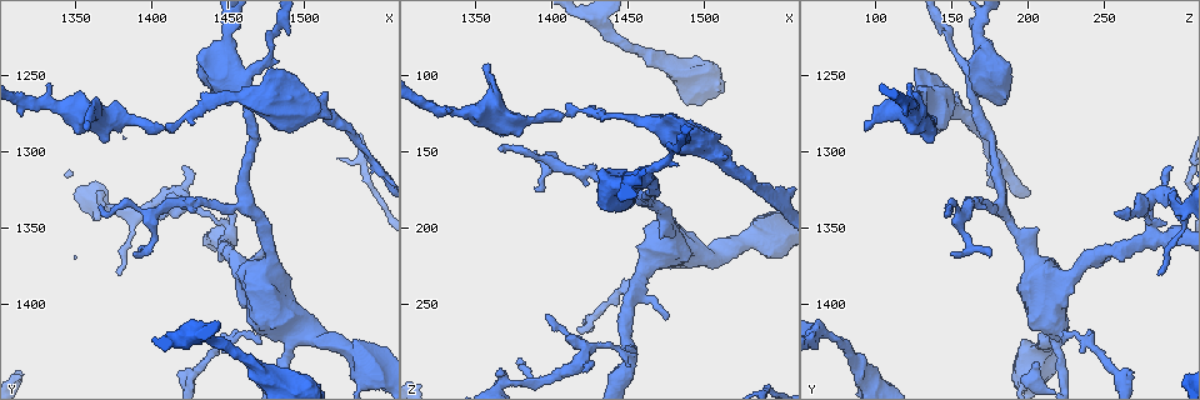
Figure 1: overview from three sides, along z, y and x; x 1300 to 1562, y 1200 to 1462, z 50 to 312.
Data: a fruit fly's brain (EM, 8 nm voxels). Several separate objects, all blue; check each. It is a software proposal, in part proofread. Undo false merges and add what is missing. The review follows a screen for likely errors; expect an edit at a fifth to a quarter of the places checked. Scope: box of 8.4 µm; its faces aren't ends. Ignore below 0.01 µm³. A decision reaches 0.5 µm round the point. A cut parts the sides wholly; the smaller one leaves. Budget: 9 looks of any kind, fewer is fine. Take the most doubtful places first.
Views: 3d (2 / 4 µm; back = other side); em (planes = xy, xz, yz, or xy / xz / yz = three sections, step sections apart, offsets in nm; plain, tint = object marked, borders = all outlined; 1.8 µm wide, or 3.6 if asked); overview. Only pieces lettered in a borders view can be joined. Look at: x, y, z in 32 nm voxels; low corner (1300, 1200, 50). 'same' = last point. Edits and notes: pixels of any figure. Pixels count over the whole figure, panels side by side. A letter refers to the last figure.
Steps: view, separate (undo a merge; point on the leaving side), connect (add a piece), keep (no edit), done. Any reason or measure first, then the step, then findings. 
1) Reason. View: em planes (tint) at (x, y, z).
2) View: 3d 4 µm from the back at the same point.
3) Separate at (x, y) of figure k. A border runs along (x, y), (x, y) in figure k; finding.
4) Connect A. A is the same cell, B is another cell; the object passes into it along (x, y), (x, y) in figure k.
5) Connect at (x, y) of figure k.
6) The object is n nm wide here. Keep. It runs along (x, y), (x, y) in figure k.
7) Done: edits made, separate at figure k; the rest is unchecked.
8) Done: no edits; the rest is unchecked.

An open end. View: em planes (tint) at (1358, 1286, 94).

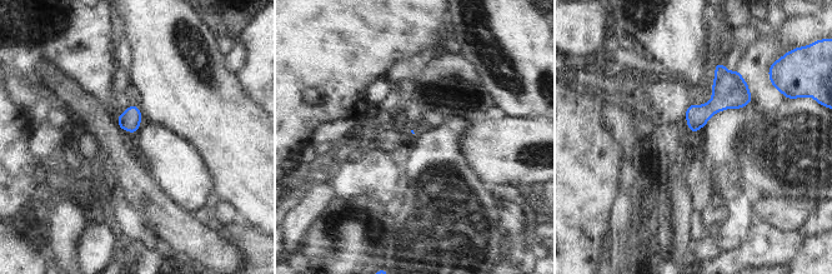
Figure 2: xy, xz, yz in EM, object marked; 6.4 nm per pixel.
View: em planes (borders) at the same point.

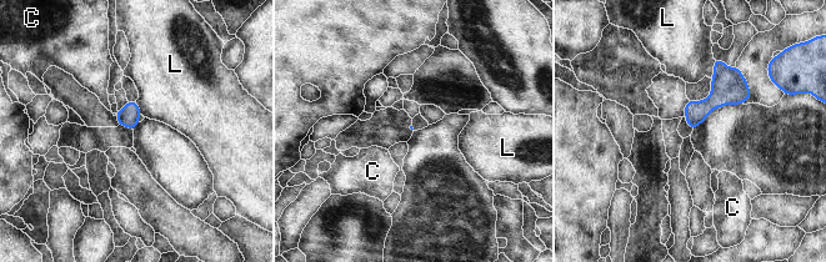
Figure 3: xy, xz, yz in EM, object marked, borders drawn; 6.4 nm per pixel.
The longest contact is with L, 140 nm. Keep. C and L are other cells; none of them fits.

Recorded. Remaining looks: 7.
Tapers out. View: em planes (borders) at (1386, 1366, 150).

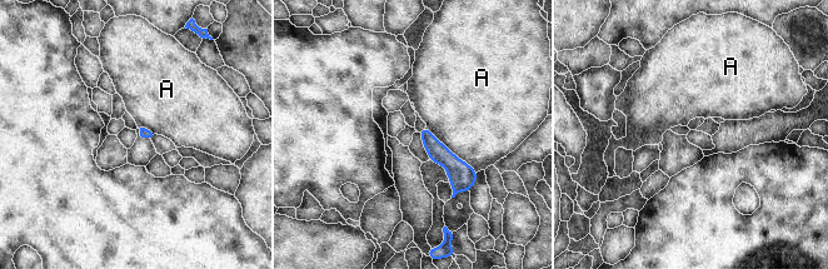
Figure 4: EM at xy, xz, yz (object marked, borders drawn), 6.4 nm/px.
The longest contact is with A, 440 nm. Keep. A is another cell; a border runs along (425, 126), (477, 172) in figure 4; none of them fits.

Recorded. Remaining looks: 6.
View: em planes (borders) at (1464, 1336, 182).

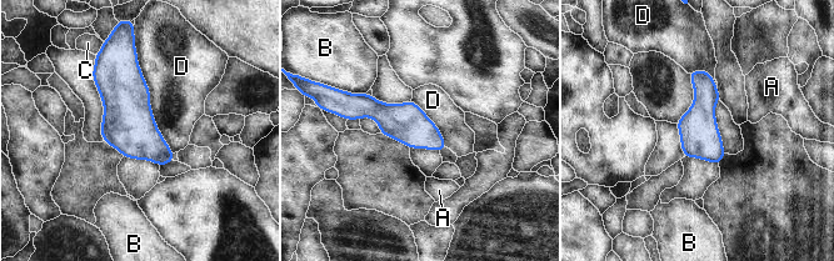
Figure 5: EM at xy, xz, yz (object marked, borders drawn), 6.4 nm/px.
Keep. A, B, C and D are other cells; a border runs along (134, 44), (154, 121), (174, 152) in figure 5; continuous, no second neuron.

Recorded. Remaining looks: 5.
A narrow waist. View: em xz step 8 (tint) at (1480, 1222, 148).

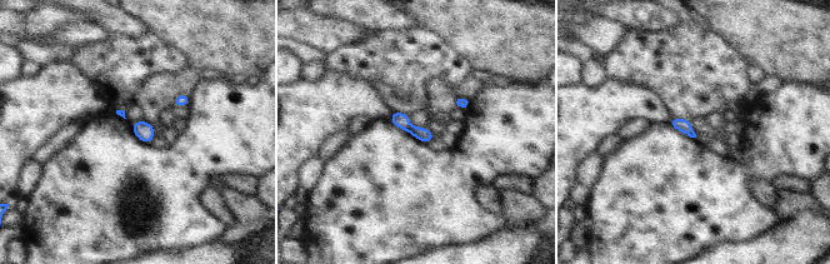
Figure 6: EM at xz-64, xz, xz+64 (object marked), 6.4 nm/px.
Another direction. View: em planes (borders) at the same point.

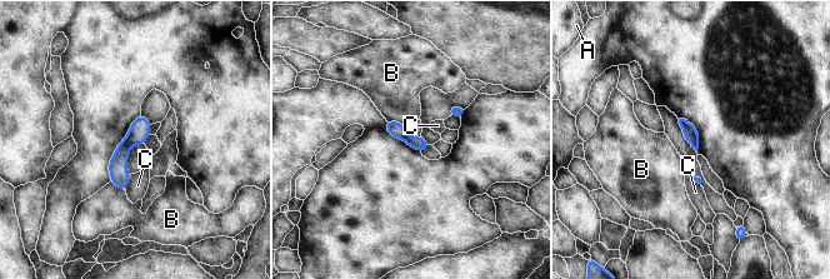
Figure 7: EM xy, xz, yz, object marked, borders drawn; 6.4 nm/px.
Separate at (139, 131) of figure 7. A, B and C are other cells; a border runs along (124, 139), (130, 147) in figure 7; two neurons meet here.

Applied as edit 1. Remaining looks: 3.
Done: edits made, separate at figure 7; the rest is unchecked.

